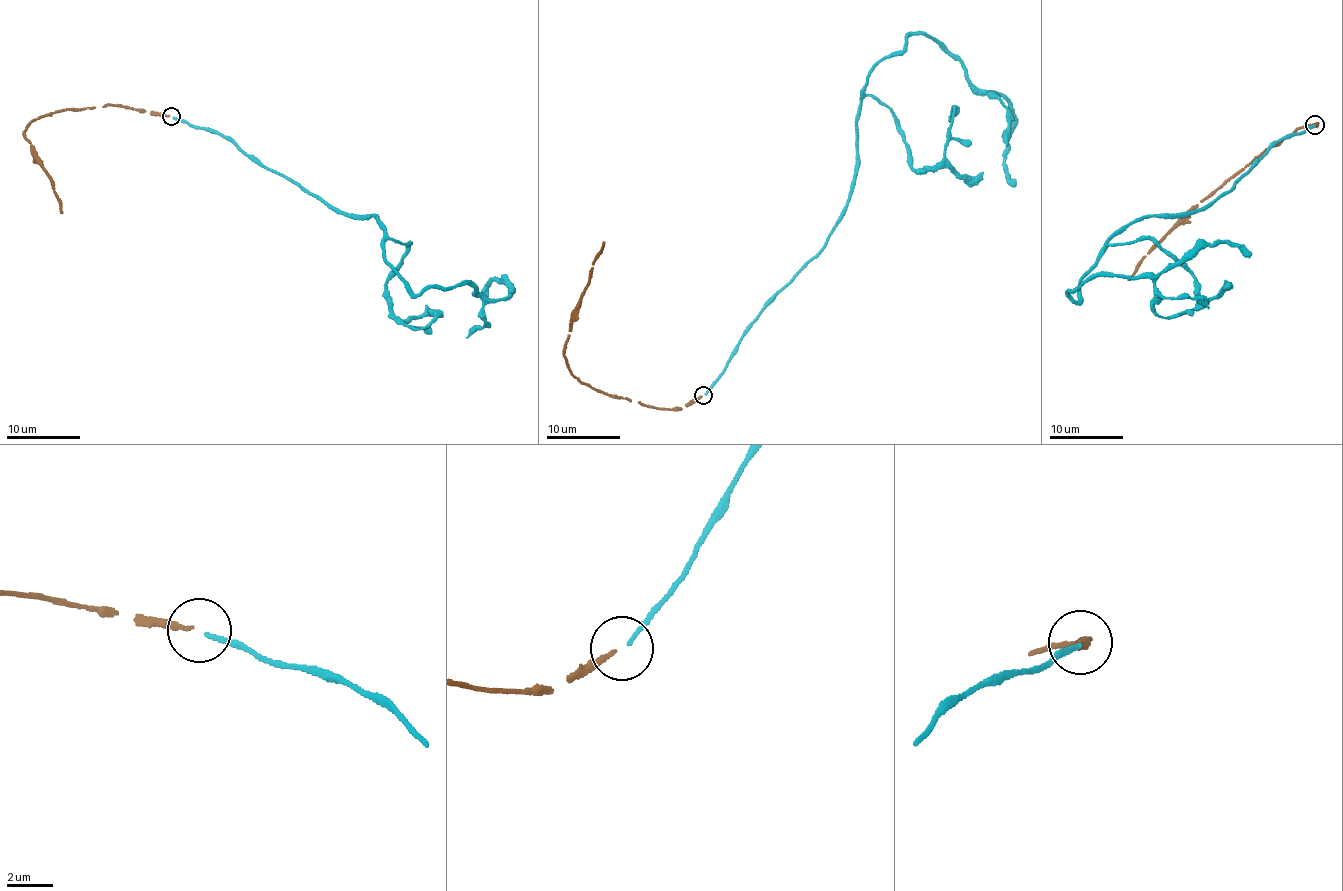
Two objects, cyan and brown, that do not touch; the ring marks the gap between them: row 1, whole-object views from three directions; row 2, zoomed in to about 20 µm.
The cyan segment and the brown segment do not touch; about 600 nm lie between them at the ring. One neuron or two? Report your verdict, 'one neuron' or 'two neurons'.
two neurons

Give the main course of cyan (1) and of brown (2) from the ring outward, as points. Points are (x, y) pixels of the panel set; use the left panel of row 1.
1: (173, 117), (343, 213), (376, 214), (408, 292), (509, 292), (486, 283), (484, 297)
2: (169, 117), (111, 105), (61, 109), (32, 120), (25, 135), (54, 184), (61, 213)

